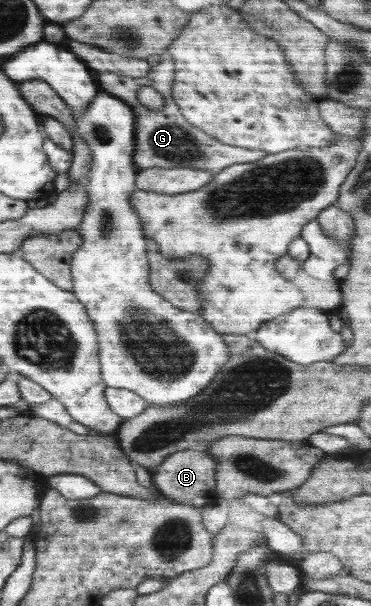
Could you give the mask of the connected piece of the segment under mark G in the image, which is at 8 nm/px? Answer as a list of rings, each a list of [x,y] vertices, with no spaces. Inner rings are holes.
[[[165,55],[161,63],[153,65],[146,77],[129,79],[129,77],[117,73],[94,73],[94,75],[99,75],[99,79],[95,77],[97,87],[121,98],[134,113],[136,149],[132,156],[137,171],[154,167],[162,167],[163,169],[194,167],[195,169],[218,172],[233,164],[259,161],[267,155],[267,152],[260,150],[226,145],[210,137],[207,133],[203,133],[204,131],[191,125],[183,117],[179,106],[172,98],[172,86],[175,85],[175,62],[170,55]],[[142,87],[152,87],[163,96],[165,103],[160,110],[151,111],[138,100],[138,91]]]

